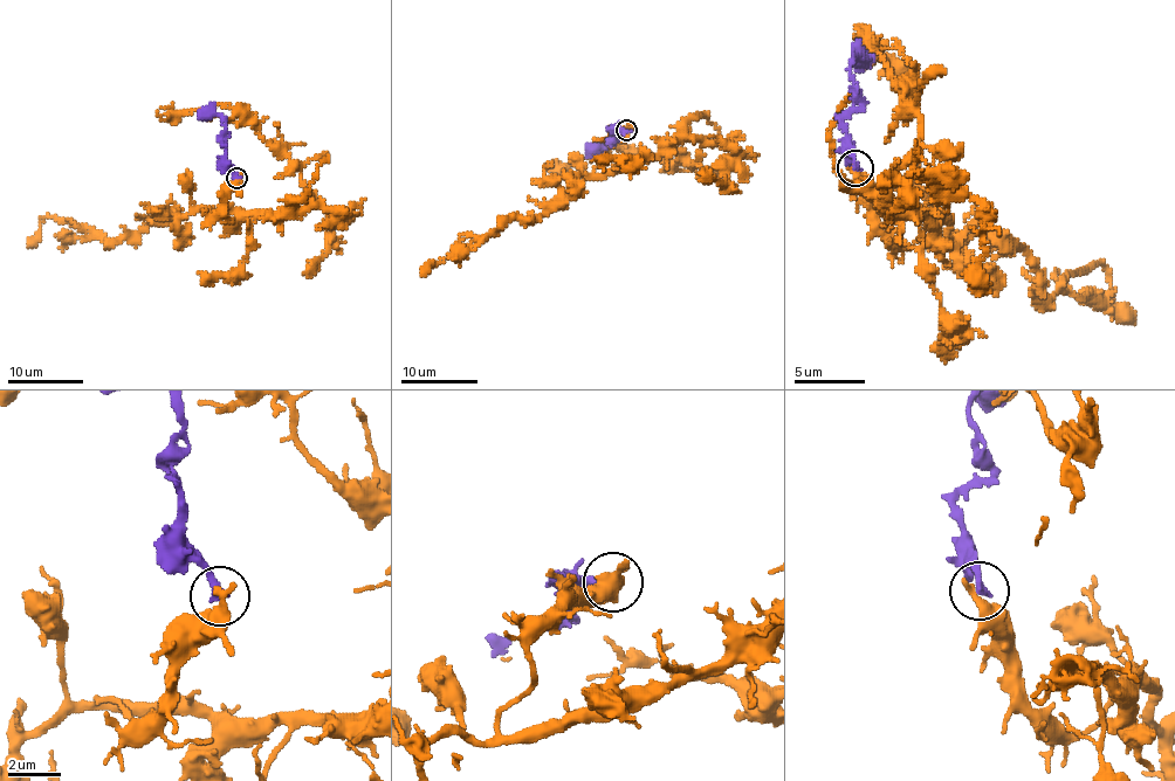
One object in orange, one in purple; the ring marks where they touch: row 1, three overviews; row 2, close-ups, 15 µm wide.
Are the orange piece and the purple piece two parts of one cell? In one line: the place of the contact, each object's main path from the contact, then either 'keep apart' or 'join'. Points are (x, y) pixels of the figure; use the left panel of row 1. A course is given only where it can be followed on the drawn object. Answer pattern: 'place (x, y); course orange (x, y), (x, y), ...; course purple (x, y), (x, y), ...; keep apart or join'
place (236, 178); course orange (236, 178), (211, 219), (203, 206), (309, 205), (297, 168), (251, 119), (221, 105), (167, 119), (156, 112); course purple (236, 178), (222, 142), (222, 117), (200, 112); keep apart

